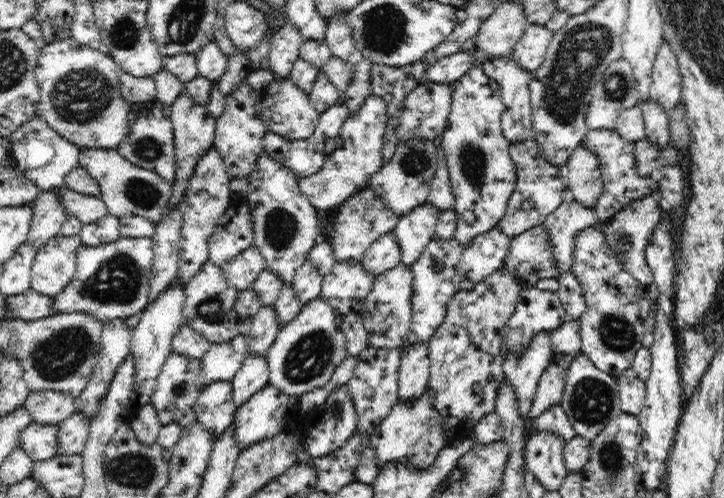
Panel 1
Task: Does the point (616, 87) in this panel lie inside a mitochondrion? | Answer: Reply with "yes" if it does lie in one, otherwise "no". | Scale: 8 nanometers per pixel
yes

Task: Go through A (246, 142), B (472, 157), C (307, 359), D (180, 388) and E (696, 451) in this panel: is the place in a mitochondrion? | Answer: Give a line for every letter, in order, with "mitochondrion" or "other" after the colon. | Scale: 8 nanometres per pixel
A: other
B: mitochondrion
C: mitochondrion
D: mitochondrion
E: other

